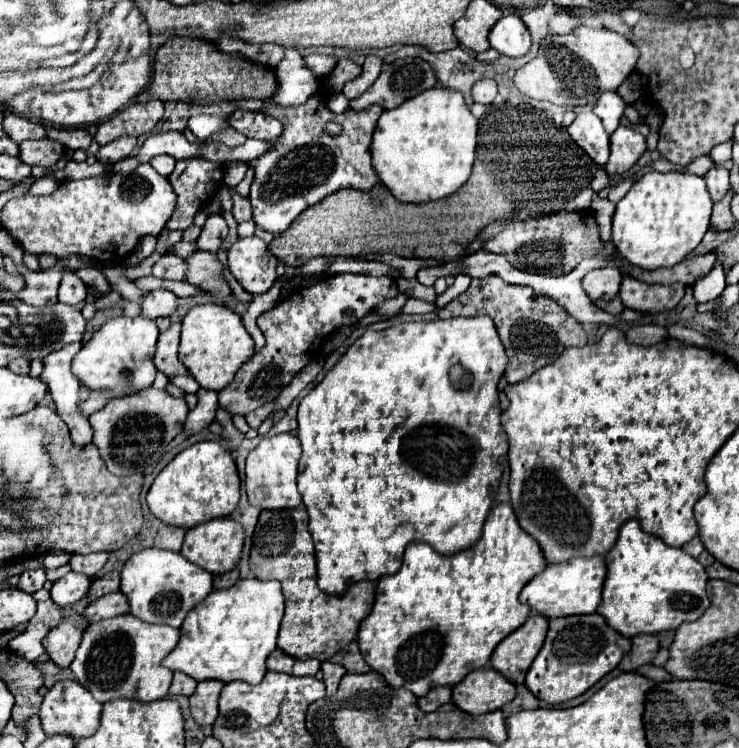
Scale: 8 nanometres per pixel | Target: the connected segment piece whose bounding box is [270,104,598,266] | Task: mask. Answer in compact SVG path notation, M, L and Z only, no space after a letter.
M502 104L502 108L490 108L484 118L480 118L480 126L478 126L478 148L476 148L476 162L474 162L474 170L472 170L472 176L468 178L468 182L454 194L454 196L448 196L444 200L438 200L438 202L426 202L426 204L402 204L398 202L392 192L384 186L384 184L376 184L372 190L340 190L332 196L328 196L324 202L318 202L316 206L304 210L304 214L300 214L300 218L296 218L296 222L292 222L292 226L278 234L272 242L270 242L270 250L272 254L282 260L284 264L290 264L290 266L300 266L316 256L364 256L364 254L384 254L384 252L394 252L396 256L402 256L402 258L434 258L438 262L454 262L454 260L460 260L466 256L468 252L468 246L472 240L476 240L476 236L482 232L484 226L488 226L490 222L494 220L500 220L500 218L526 218L530 214L552 214L552 212L560 212L566 208L566 204L578 196L584 188L590 186L592 178L594 178L594 172L598 170L598 164L592 162L592 158L572 142L568 130L564 126L556 126L552 120L548 120L546 116L538 116L538 112L534 110L522 110L522 108L504 108L508 104Z

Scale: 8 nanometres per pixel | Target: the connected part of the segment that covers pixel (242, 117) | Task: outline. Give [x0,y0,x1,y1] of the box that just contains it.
[232,110,282,140]

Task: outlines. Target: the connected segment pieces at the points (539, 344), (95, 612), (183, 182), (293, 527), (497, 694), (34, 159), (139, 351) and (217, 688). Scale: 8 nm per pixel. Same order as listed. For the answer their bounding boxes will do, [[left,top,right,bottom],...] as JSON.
[[438,276,586,384],[84,590,130,622],[166,160,220,230],[250,504,374,662],[452,666,516,714],[20,138,64,166],[72,316,158,396],[190,680,224,726]]

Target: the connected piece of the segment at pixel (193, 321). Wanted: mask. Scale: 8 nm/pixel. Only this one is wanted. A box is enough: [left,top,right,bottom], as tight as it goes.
[180,304,254,390]

